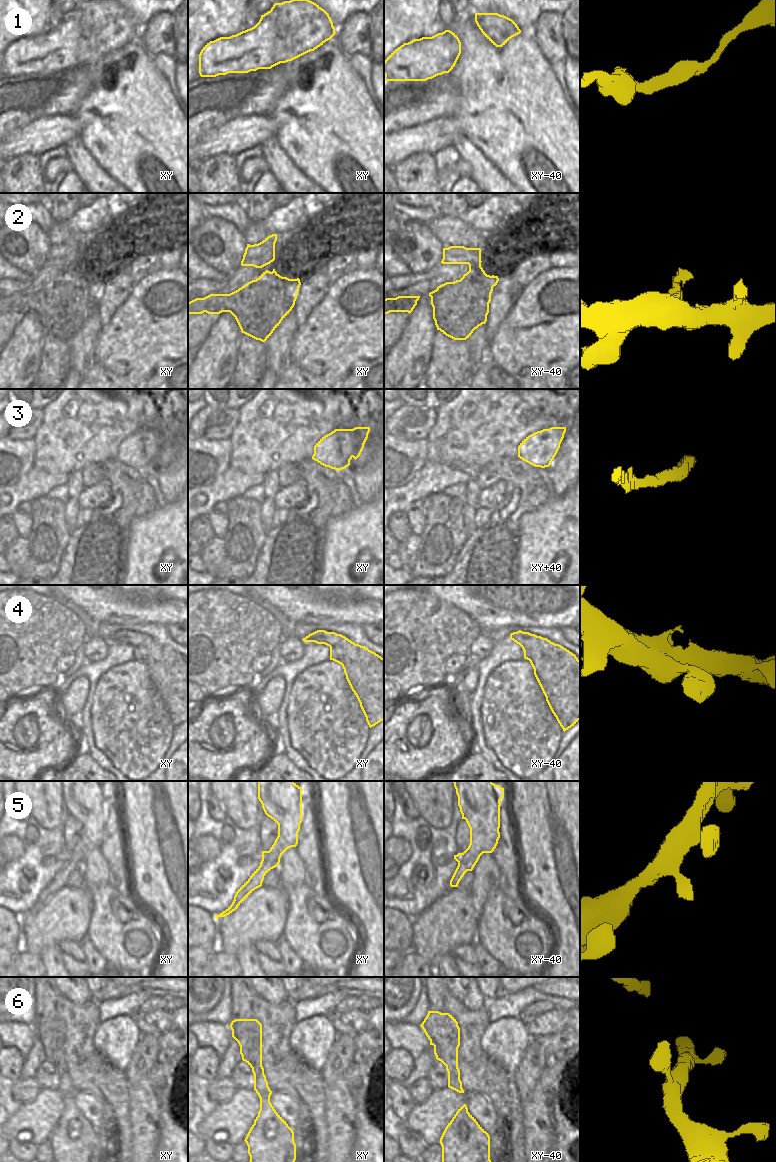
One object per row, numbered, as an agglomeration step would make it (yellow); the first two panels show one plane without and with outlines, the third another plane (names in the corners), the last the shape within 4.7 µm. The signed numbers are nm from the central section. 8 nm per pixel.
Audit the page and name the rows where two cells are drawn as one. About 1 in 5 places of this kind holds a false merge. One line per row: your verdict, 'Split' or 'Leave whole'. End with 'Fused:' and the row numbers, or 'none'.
1: Leave whole
2: Leave whole
3: Leave whole
4: Leave whole
5: Leave whole
6: Leave whole
Fused: none

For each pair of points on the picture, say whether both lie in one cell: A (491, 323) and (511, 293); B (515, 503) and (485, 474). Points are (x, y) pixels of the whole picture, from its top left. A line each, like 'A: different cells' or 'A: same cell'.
A: same cell
B: different cells

